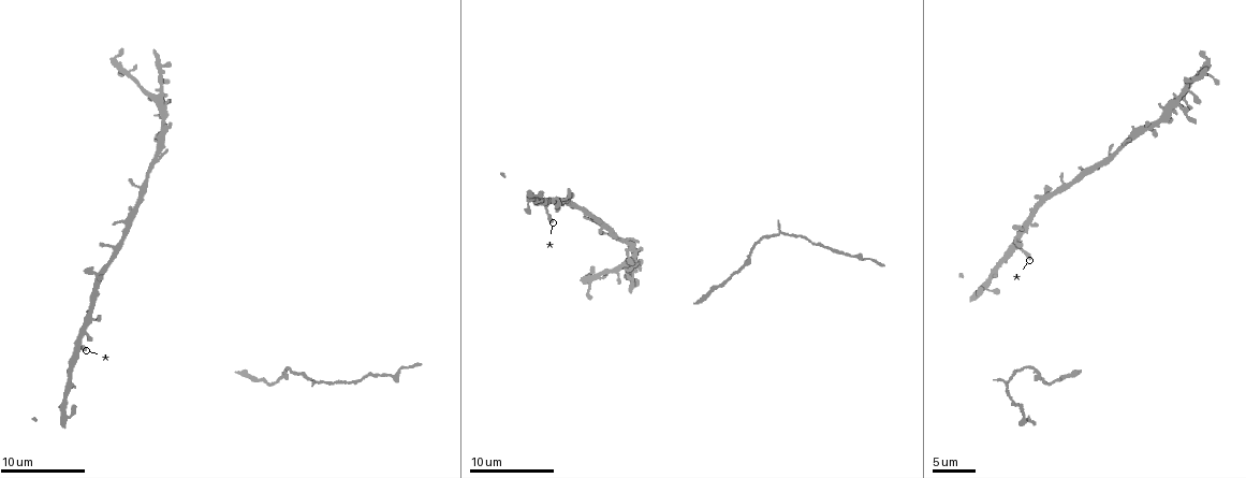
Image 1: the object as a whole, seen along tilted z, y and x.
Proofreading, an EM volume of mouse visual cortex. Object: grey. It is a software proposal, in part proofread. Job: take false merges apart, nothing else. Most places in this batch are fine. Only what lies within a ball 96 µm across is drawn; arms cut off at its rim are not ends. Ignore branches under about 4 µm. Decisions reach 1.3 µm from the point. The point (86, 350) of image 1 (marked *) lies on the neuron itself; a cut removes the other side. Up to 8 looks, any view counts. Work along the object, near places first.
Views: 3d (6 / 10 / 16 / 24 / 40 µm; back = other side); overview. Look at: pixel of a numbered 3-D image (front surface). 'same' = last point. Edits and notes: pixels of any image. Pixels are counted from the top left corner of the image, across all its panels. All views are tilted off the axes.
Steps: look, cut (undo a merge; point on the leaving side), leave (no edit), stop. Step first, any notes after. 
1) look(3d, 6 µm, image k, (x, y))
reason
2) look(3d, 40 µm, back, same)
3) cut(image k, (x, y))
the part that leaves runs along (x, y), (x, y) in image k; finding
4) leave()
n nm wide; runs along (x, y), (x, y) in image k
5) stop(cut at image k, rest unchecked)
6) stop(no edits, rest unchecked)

look(3d, 10 µm, image 1, (75, 347))
three-way junction

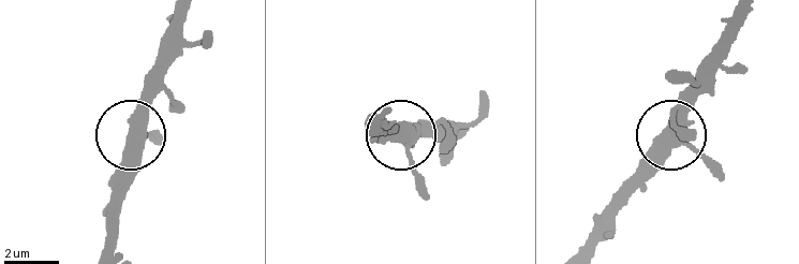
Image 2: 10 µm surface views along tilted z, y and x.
leave()
side arm 13 µm; 3 arms; one neuron here

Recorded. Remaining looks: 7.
look(3d, 16 µm, image 1, (1109, 158))
three arms meet

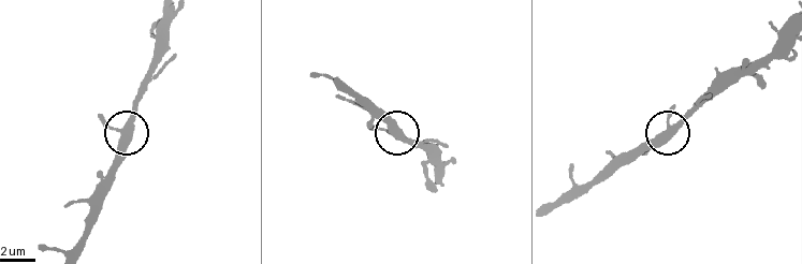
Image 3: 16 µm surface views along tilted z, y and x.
look(3d, 6 µm, image 3, (668, 128))

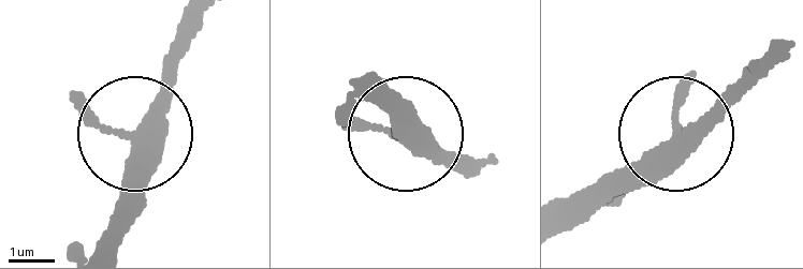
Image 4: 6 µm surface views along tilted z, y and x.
leave()
runs along (565, 203), (736, 95) in image 4; one neuron here

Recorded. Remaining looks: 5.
look(3d, 10 µm, image 1, (1203, 64))
thick turns thin

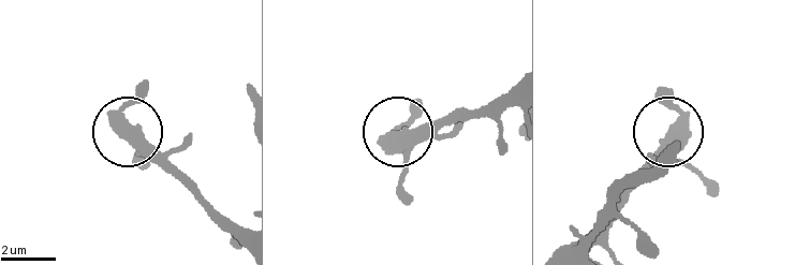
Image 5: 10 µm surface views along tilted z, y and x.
leave()
410 nm wide; runs along (513, 85), (481, 105), (395, 134), (416, 106) in image 5; all the same neuron

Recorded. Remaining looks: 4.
look(3d, 6 µm, image 1, (155, 94))
small branch off a trunk

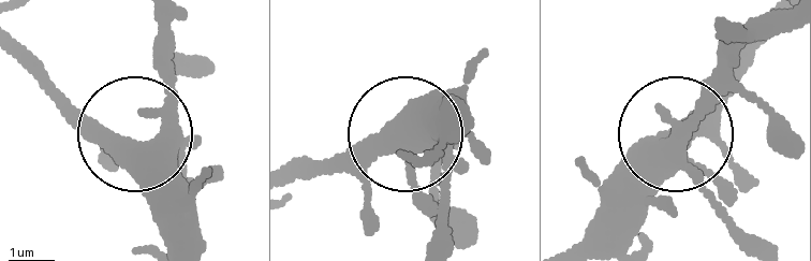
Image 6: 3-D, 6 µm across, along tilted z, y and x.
leave()
5 arms; runs along (565, 248), (735, 56) in image 6; one neuron here

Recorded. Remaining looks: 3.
stop(no edits, rest unchecked)

